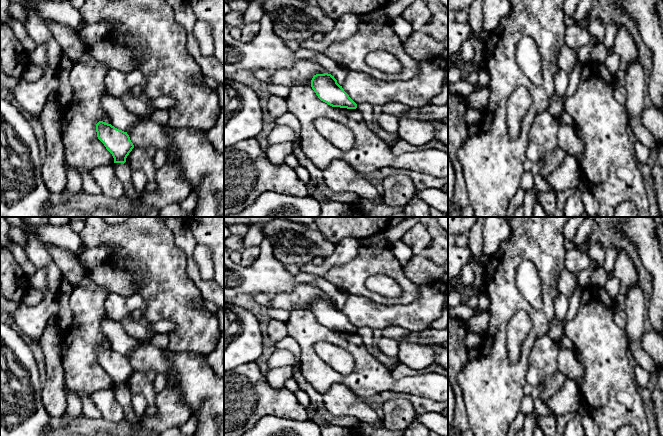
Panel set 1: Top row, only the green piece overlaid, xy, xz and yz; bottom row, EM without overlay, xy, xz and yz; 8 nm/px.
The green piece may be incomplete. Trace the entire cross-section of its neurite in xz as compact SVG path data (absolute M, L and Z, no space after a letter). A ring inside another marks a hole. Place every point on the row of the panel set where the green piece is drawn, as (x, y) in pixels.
M331 74L314 75L311 80L311 87L321 101L332 107L357 108L357 104L349 97Z

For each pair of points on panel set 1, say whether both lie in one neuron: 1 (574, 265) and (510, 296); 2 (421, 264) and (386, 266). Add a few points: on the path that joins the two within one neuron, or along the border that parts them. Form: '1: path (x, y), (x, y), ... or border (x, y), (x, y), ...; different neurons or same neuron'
1: border (567, 251), (564, 267); different neurons
2: border (401, 266), (402, 272), (417, 284); different neurons

